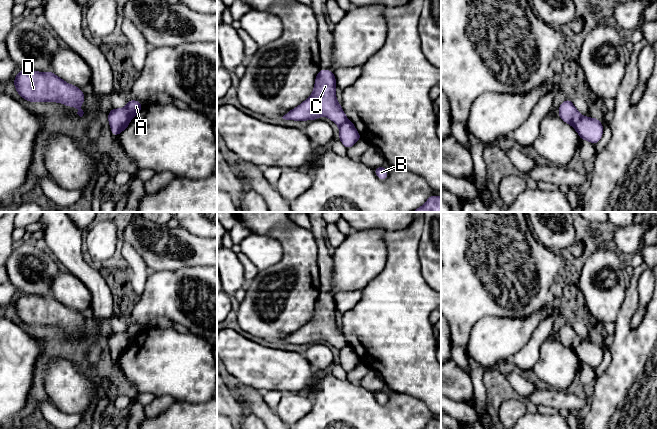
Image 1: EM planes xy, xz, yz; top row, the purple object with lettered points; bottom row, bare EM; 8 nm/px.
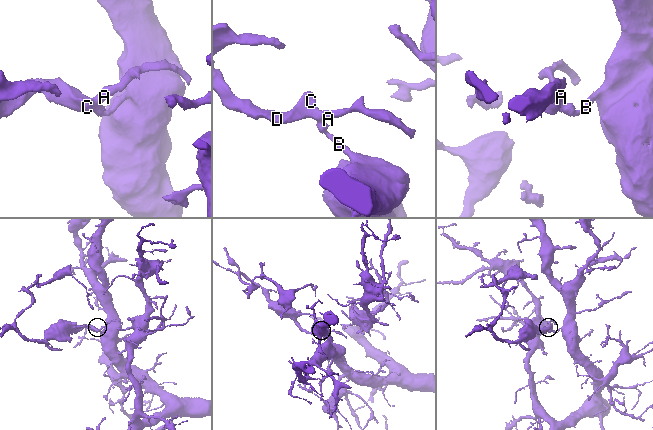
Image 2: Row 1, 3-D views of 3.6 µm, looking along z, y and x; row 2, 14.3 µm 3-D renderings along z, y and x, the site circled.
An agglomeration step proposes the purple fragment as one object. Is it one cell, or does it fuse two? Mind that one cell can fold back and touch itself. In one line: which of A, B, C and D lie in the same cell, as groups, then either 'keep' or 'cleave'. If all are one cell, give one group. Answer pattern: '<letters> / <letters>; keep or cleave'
A C D / B; cleave

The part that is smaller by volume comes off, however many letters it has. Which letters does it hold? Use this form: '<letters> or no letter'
A, C, D

